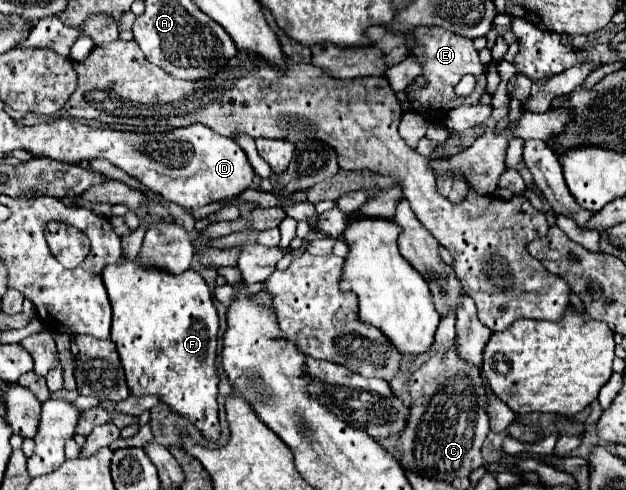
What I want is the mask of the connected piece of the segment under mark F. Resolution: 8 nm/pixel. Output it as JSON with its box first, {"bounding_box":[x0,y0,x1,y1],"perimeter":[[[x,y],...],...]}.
{"bounding_box":[102,256,218,440],"perimeter":[[[122,256],[118,264],[108,264],[102,270],[102,280],[112,304],[112,342],[118,348],[120,362],[126,372],[130,394],[154,394],[174,412],[186,416],[198,426],[206,440],[218,440],[218,372],[216,372],[216,340],[218,340],[218,314],[212,294],[200,272],[188,268],[182,274],[168,274],[164,268],[146,266],[138,258]]]}

